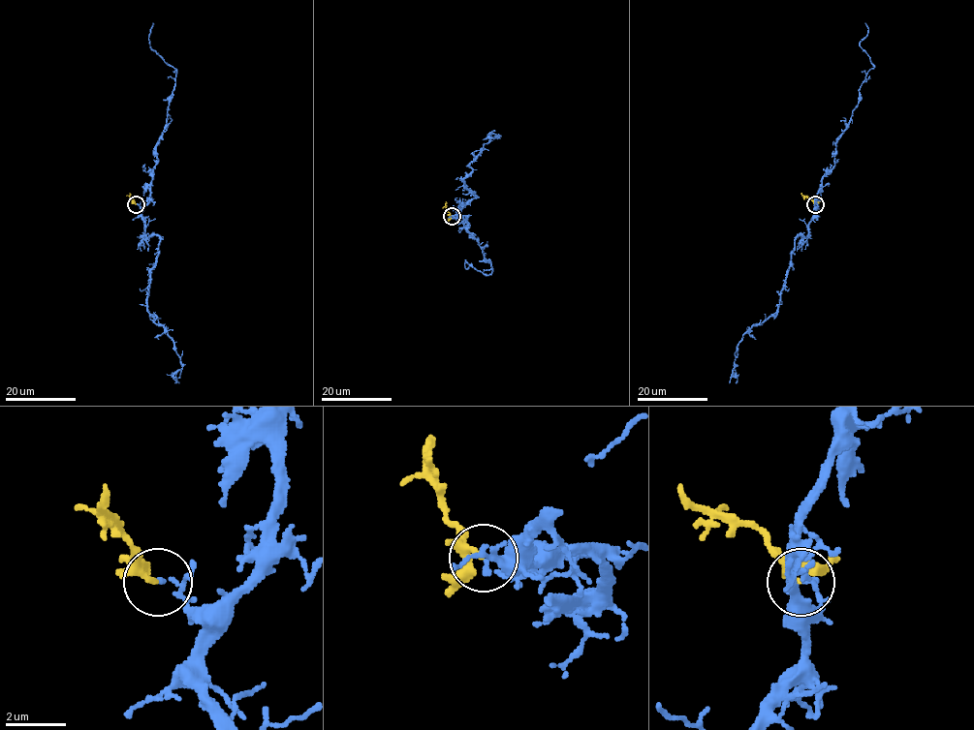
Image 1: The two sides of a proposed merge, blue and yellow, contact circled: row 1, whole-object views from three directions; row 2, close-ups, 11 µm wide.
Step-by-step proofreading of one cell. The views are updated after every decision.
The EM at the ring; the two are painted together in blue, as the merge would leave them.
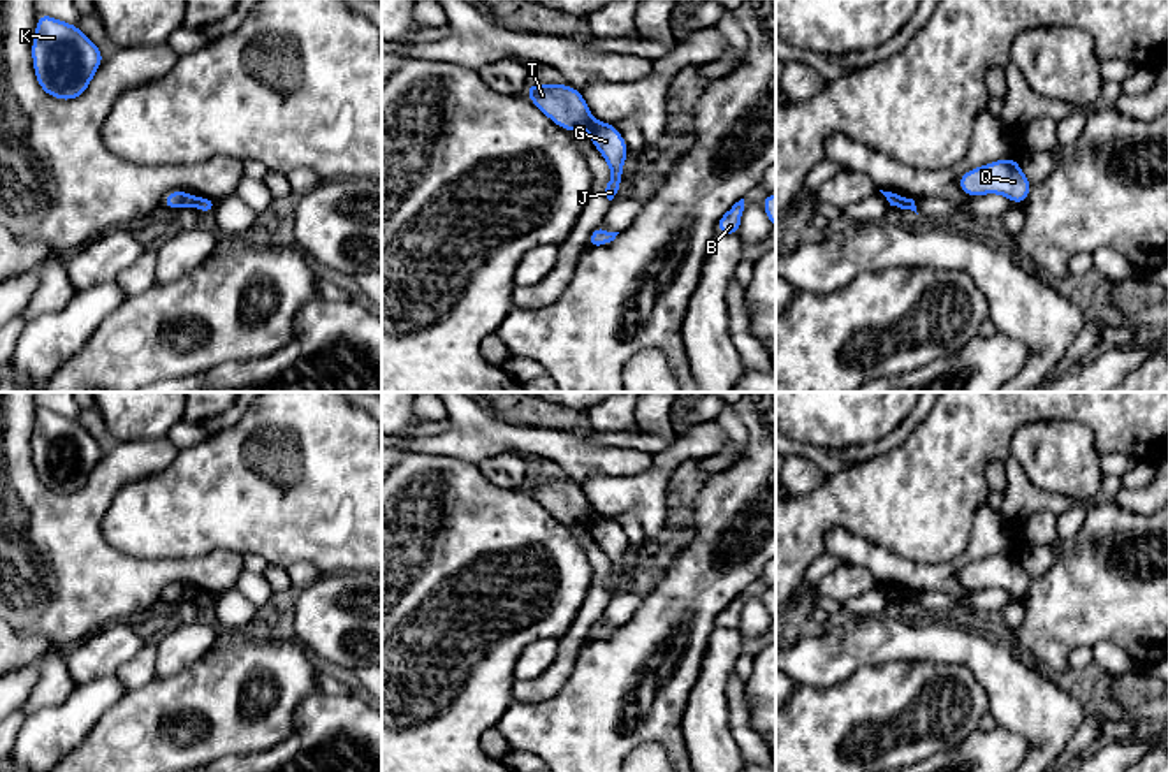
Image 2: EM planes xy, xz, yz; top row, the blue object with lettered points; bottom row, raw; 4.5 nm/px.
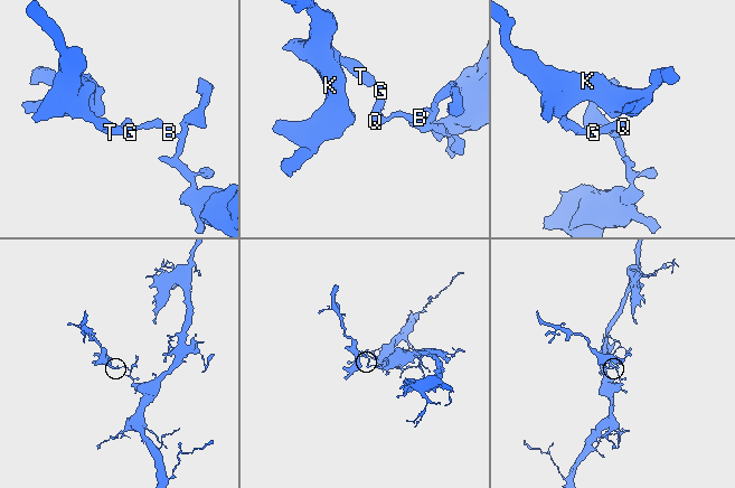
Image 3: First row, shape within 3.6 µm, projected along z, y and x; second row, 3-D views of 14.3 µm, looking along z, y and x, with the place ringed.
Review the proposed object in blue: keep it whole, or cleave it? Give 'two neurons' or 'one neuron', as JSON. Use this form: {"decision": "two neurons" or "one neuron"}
{"decision": "two neurons"}

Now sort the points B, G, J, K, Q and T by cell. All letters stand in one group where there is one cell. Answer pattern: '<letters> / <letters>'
B G J Q / K T

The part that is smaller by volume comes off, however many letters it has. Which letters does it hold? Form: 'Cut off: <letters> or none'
Cut off: K, T

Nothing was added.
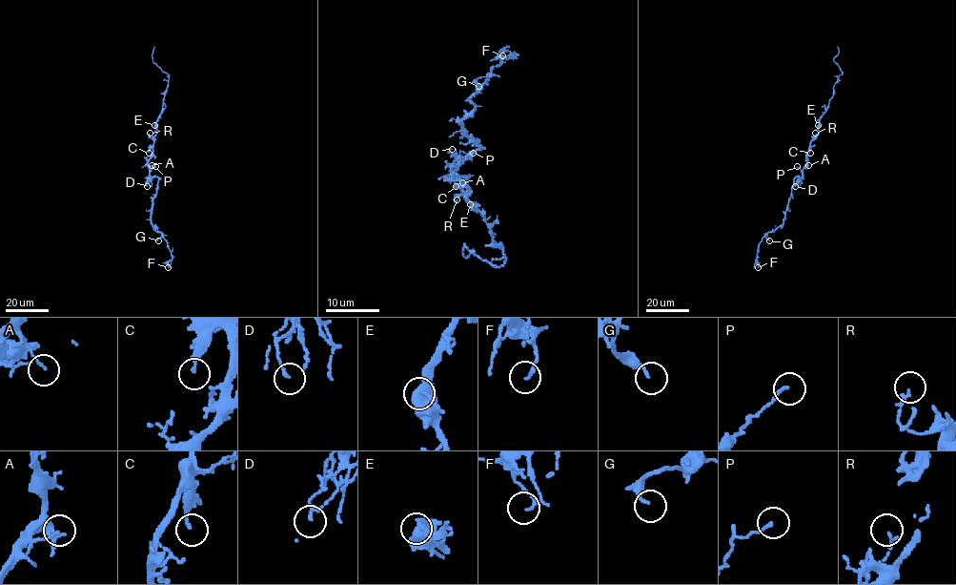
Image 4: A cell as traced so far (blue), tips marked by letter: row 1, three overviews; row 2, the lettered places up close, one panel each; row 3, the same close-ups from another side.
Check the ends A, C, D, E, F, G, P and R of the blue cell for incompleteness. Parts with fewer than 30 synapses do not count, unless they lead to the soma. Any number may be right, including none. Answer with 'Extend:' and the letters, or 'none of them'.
Extend: none of them

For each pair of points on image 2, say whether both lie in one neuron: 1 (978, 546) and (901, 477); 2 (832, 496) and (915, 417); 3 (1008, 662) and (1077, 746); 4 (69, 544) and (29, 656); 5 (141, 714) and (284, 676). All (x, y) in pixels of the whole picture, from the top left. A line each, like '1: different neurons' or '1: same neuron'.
1: different neurons
2: different neurons
3: different neurons
4: different neurons
5: same neuron

